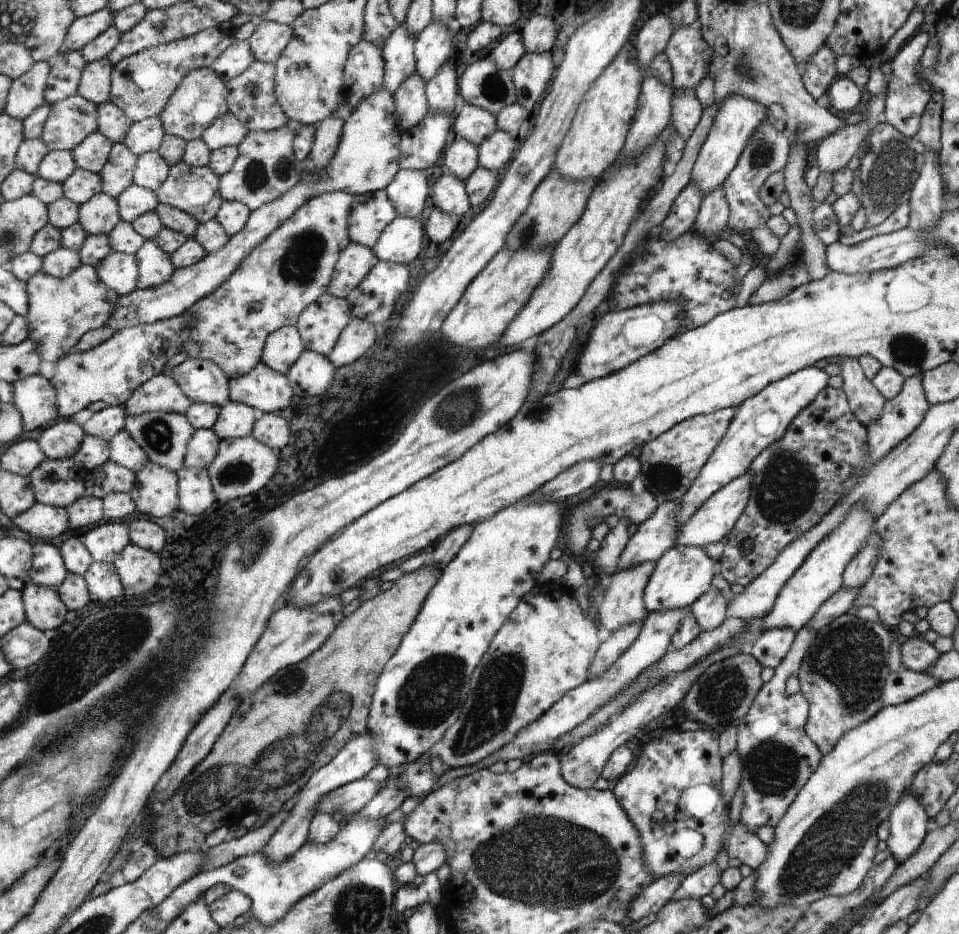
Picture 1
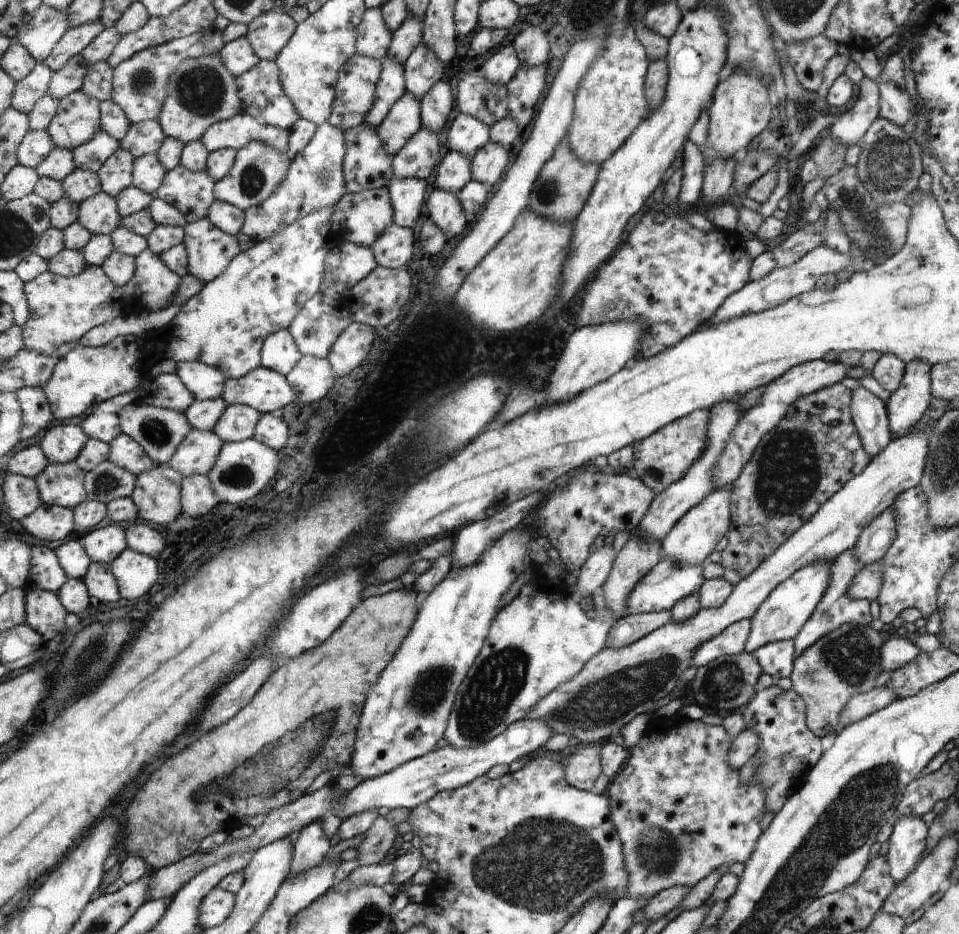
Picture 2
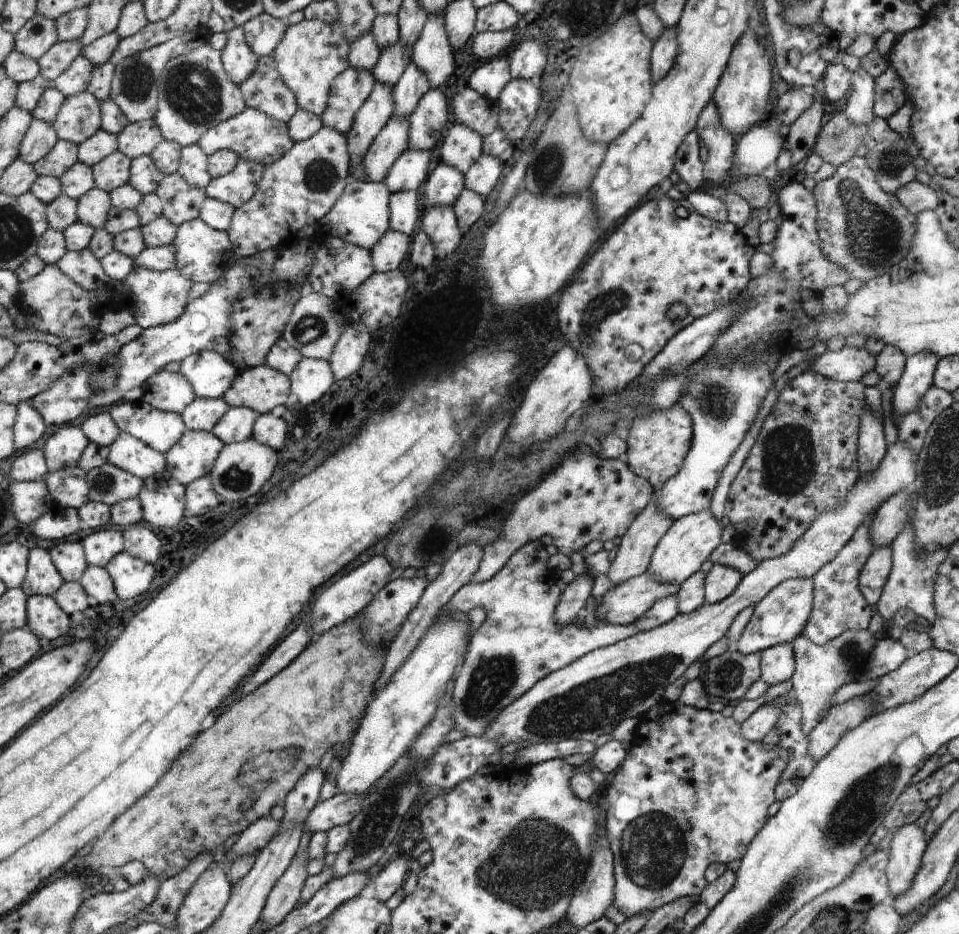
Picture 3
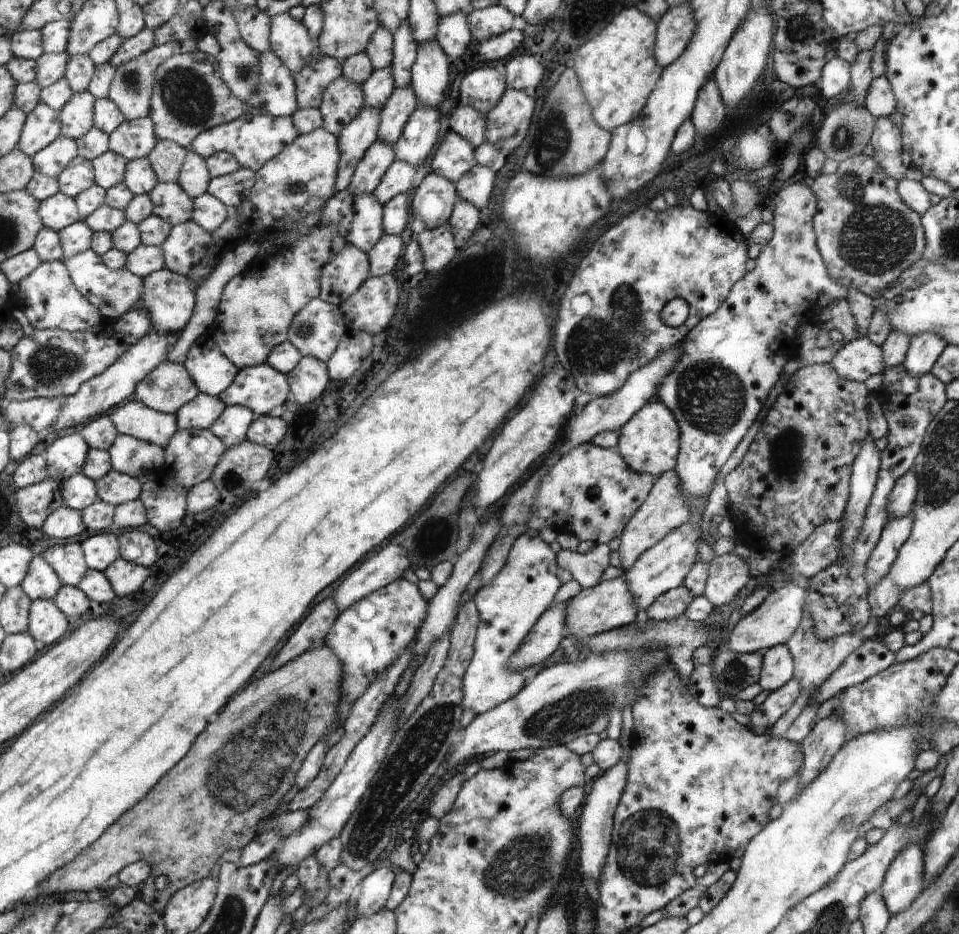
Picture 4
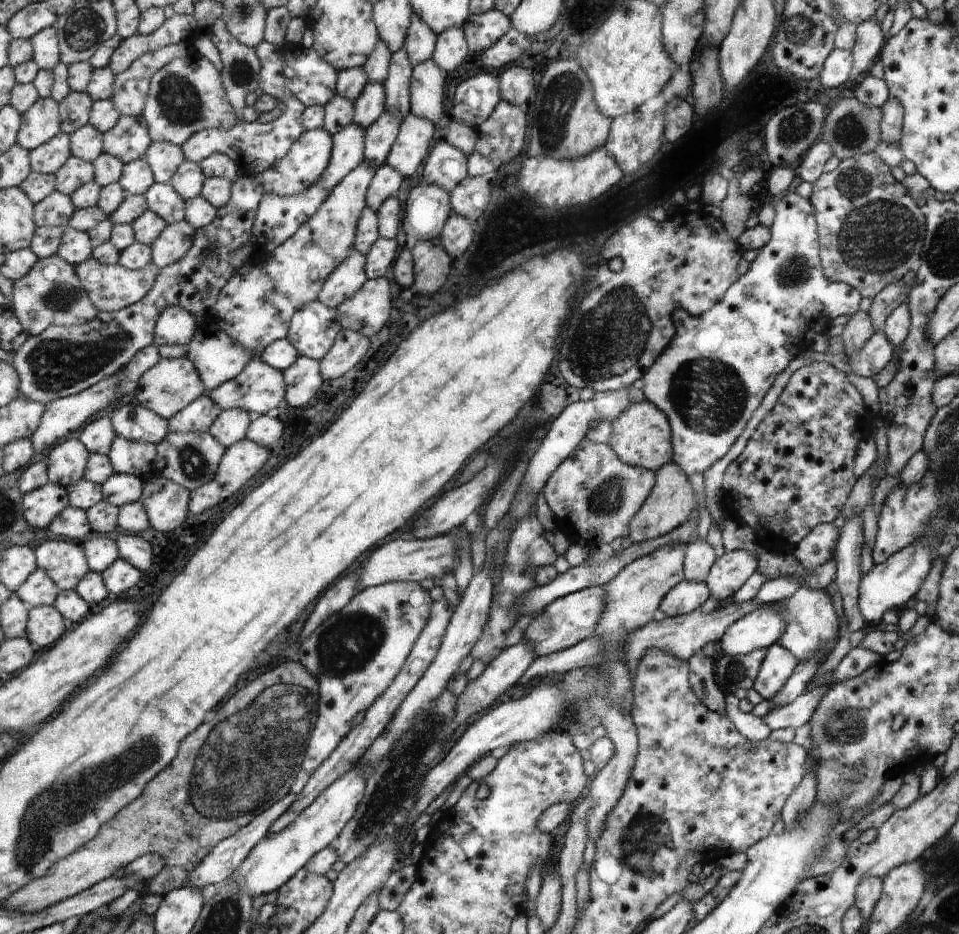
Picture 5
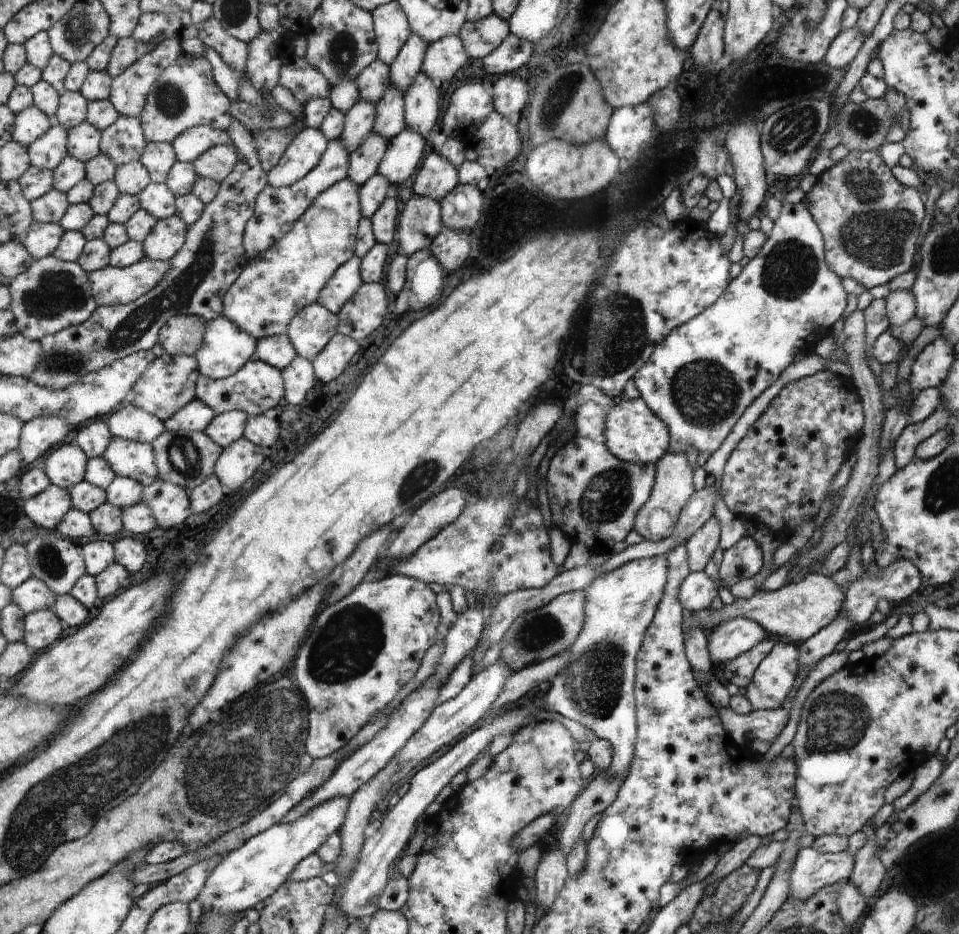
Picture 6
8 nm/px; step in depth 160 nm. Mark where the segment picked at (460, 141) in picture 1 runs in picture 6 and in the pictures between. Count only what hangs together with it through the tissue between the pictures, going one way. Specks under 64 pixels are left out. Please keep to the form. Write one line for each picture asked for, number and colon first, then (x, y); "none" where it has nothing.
2: (455, 173)
3: (446, 183)
4: (434, 201)
5: (428, 207)
6: (421, 221)

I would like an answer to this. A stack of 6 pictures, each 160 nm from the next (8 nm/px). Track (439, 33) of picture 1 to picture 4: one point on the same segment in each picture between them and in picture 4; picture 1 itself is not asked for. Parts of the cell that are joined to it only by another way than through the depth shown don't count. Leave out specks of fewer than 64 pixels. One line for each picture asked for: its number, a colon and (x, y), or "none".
2: (423, 68)
3: (412, 87)
4: (393, 117)

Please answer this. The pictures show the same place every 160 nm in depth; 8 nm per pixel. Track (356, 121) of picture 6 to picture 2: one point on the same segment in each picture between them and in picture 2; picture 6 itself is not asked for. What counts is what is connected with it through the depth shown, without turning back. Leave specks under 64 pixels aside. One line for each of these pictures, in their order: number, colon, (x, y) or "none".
2: (404, 40)
3: (393, 60)
4: (378, 88)
5: (371, 104)

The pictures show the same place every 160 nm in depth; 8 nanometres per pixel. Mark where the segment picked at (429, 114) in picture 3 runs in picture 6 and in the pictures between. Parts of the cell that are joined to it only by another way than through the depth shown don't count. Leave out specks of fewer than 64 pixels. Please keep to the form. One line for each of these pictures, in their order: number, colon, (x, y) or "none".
4: (420, 134)
5: (413, 142)
6: (403, 152)

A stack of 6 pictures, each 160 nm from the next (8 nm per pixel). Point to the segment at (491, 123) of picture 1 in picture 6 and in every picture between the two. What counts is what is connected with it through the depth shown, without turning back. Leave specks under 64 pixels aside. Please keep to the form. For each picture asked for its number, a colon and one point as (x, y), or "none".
2: (467, 135)
3: (462, 147)
4: (456, 156)
5: (447, 166)
6: (437, 177)

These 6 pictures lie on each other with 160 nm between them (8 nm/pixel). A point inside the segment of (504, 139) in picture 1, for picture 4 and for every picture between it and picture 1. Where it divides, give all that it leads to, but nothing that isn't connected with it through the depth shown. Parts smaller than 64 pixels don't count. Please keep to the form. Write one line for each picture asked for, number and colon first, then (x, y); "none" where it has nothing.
2: (488, 166)
3: (482, 176)
4: (476, 187)

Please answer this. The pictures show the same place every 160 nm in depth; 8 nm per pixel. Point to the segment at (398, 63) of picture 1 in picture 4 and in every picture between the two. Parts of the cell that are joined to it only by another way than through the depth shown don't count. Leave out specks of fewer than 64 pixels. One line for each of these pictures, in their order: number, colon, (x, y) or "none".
2: (391, 87)
3: (374, 114)
4: (358, 136)

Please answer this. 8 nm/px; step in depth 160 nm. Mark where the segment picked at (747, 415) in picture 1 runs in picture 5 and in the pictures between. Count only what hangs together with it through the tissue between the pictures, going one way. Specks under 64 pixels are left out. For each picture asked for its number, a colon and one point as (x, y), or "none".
2: (803, 380)
3: (849, 364)
4: (857, 360)
5: (875, 355)

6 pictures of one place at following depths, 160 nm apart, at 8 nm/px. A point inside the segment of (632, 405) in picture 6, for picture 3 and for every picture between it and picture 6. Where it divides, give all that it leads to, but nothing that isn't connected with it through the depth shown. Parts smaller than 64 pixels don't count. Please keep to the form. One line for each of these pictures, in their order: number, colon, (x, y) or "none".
3: (657, 444)
4: (649, 443)
5: (641, 437)

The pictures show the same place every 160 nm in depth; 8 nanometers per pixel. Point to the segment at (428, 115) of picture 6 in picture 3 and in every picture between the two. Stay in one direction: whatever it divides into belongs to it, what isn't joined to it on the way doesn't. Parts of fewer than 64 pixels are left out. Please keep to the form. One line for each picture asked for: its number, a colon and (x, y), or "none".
3: (432, 52)
4: (430, 77)
5: (428, 83)

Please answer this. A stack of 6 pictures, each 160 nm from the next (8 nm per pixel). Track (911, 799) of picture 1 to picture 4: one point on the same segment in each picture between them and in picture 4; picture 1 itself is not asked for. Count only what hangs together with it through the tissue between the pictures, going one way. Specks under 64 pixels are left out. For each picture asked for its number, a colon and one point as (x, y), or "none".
2: (909, 833)
3: (907, 845)
4: (903, 882)

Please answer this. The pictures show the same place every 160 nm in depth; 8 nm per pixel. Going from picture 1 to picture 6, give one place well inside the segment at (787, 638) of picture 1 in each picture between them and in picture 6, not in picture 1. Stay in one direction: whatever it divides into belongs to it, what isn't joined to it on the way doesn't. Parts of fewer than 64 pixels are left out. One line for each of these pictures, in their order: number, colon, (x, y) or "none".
2: (776, 659)
3: (777, 664)
4: (777, 668)
5: (778, 665)
6: (772, 681)

